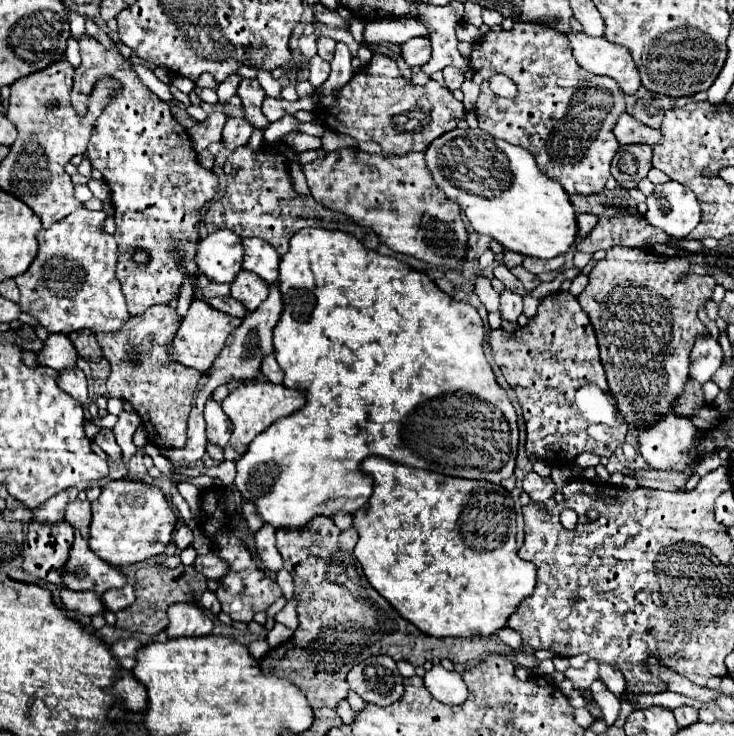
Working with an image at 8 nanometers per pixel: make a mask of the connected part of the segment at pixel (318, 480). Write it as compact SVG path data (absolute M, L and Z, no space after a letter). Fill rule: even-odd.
M302 229L290 239L290 247L286 255L280 259L278 269L278 289L282 293L284 311L280 315L278 325L274 327L274 355L278 365L284 371L284 385L288 389L304 391L306 407L288 415L266 431L262 431L248 447L248 451L236 461L236 487L242 497L254 503L256 513L262 517L264 523L284 529L300 529L306 527L316 515L336 515L336 513L356 513L372 495L372 479L360 471L360 463L370 457L378 455L390 459L394 463L428 469L452 477L466 477L466 479L484 479L484 481L502 481L514 473L516 465L516 449L518 449L518 425L516 425L516 411L506 395L506 391L496 383L494 373L484 359L482 353L482 335L484 323L478 311L464 301L456 301L446 295L424 271L410 269L406 263L380 255L376 251L366 249L354 235L344 231L328 231L328 229Z

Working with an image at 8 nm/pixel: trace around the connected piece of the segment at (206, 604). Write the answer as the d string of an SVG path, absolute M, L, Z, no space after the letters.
M208 589L204 595L202 595L200 605L202 605L204 609L212 611L214 615L218 615L218 613L220 613L220 603L218 603L218 599L216 599L216 593L214 593L214 591L210 591L210 589Z

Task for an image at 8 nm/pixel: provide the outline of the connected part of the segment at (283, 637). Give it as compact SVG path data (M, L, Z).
M276 622L266 639L270 648L274 649L290 639L291 636L292 632L286 626Z

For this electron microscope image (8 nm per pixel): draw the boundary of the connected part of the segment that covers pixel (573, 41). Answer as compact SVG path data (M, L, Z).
M568 31L566 37L580 67L594 75L612 77L628 95L638 91L640 77L626 47L618 47L606 37L590 37L578 31Z

